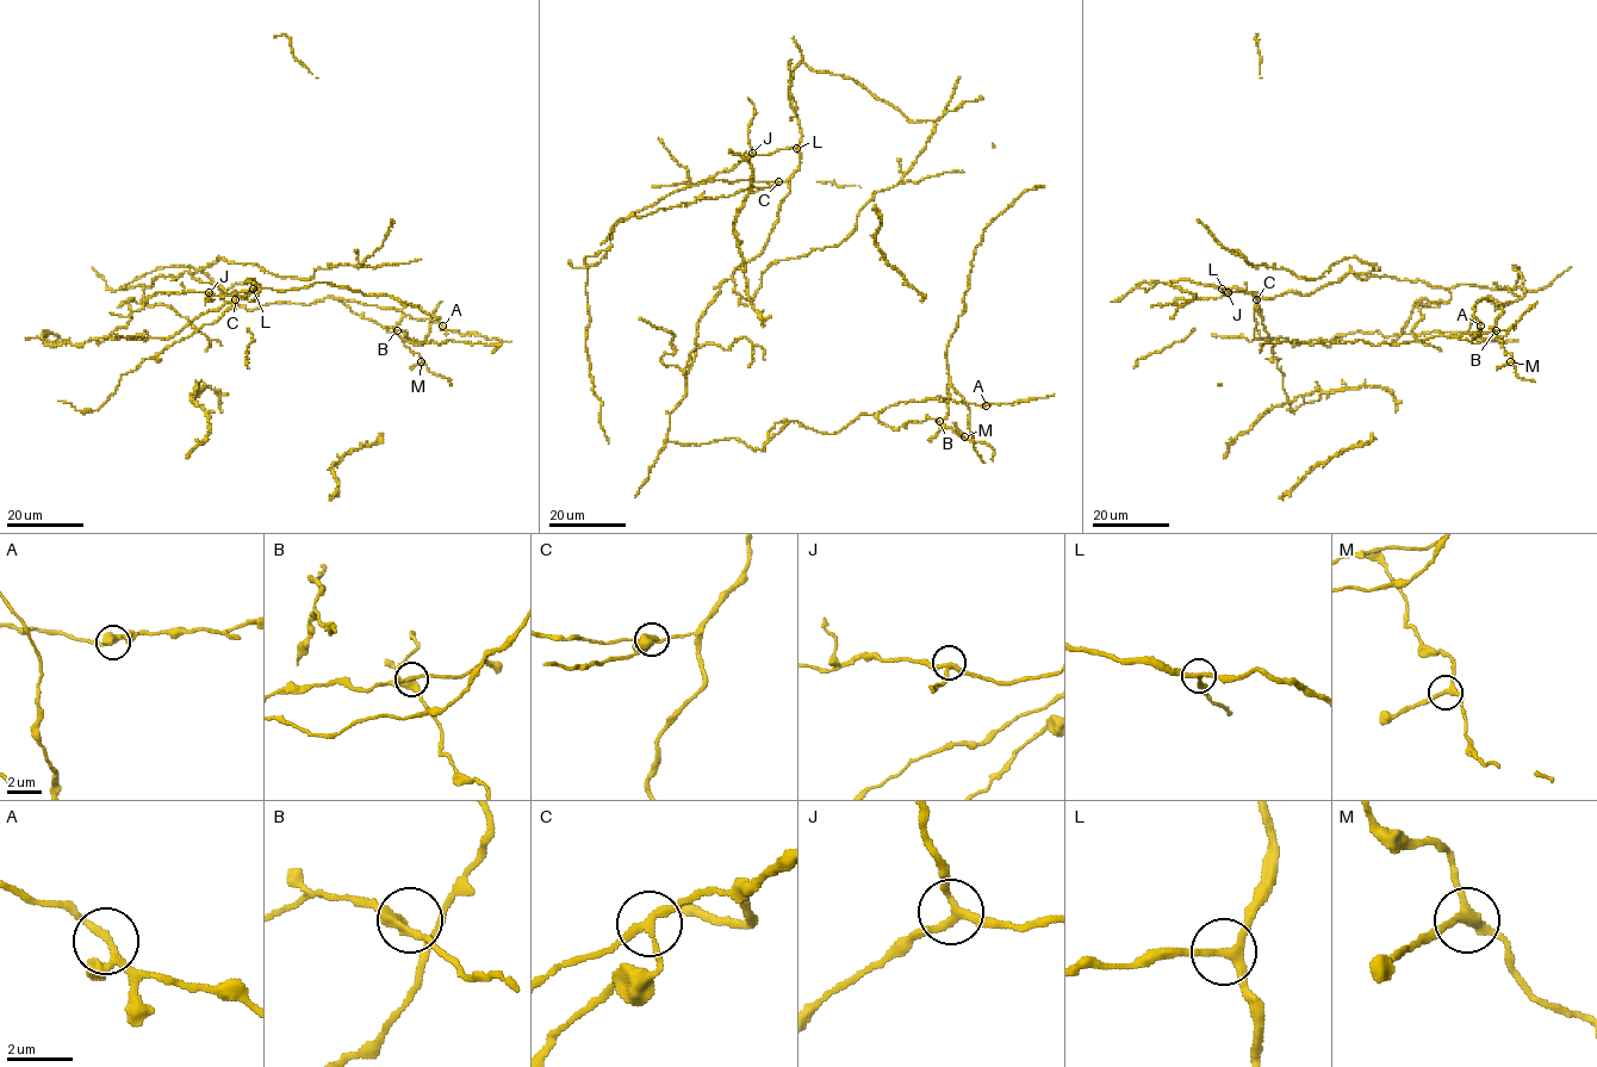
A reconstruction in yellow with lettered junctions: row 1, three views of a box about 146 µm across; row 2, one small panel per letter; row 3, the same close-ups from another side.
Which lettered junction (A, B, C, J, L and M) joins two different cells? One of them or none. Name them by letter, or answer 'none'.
C

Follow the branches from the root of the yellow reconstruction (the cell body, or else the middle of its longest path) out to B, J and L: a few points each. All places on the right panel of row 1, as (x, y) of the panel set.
B: (1484, 287), (1514, 289), (1514, 266), (1524, 279), (1516, 301), (1487, 299), (1504, 311), (1496, 330)
J: (1484, 287), (1352, 271), (1306, 295), (1228, 292)
L: (1484, 287), (1439, 289), (1422, 280), (1360, 278), (1352, 271), (1306, 295), (1286, 291), (1267, 299), (1222, 289)

